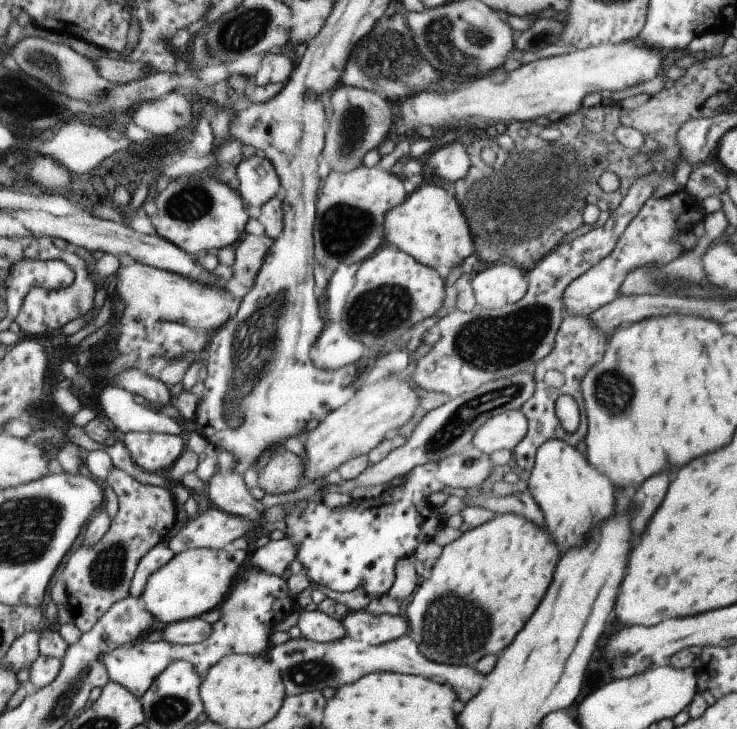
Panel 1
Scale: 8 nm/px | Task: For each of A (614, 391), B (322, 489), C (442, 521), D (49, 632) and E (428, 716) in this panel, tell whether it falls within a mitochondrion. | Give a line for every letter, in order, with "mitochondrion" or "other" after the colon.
A: mitochondrion
B: other
C: other
D: other
E: other

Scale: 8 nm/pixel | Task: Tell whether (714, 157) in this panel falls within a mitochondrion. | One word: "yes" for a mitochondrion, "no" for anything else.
no

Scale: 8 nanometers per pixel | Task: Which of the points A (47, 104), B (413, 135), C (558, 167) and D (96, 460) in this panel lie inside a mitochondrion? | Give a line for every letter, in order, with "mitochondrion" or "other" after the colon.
A: mitochondrion
B: other
C: mitochondrion
D: other

